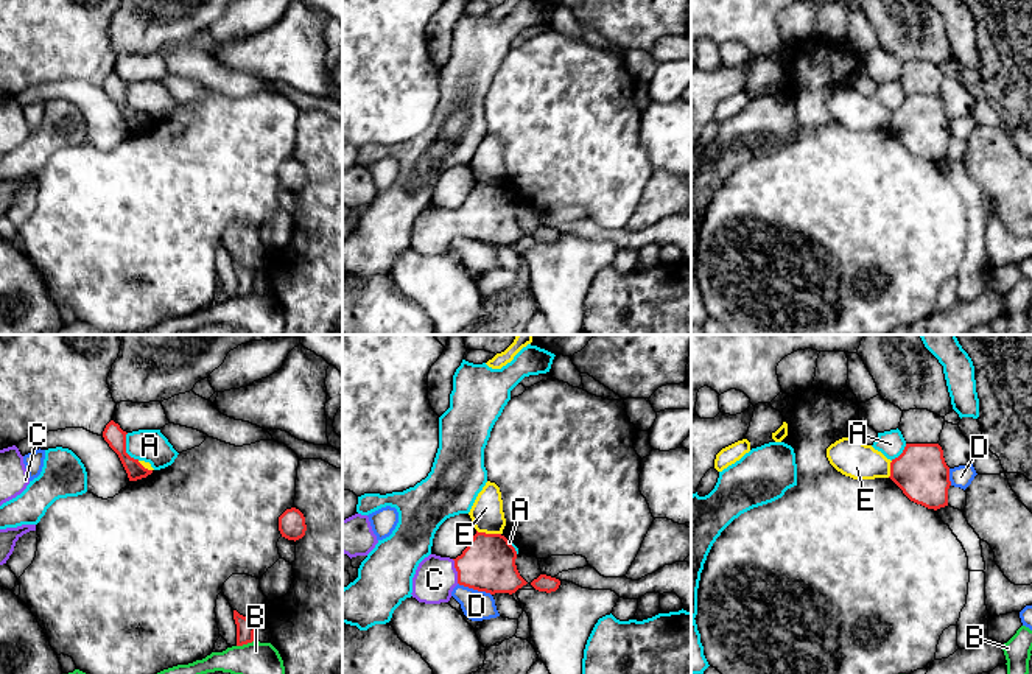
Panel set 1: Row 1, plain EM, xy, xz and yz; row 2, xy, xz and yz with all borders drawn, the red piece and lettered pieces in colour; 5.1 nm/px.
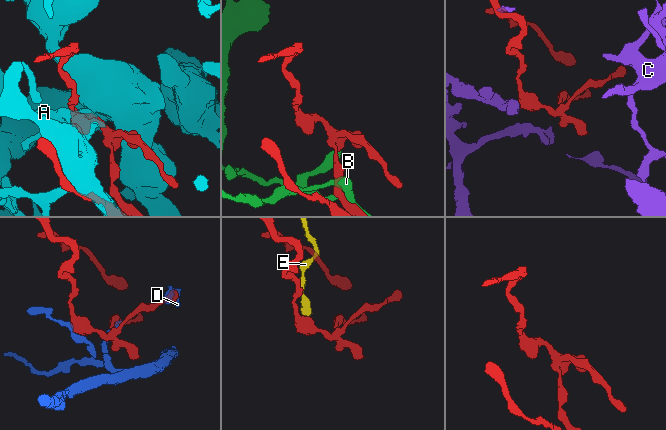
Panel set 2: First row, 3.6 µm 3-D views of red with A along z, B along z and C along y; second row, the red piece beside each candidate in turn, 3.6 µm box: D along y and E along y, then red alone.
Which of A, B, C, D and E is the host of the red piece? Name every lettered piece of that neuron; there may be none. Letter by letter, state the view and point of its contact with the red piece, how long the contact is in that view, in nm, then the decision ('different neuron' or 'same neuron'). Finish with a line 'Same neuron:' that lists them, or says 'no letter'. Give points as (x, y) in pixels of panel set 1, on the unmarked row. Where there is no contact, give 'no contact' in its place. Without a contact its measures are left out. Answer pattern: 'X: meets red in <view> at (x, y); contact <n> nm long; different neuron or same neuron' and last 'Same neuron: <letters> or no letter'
A: meets red in xy at (125, 100); contact 160 nm long; different neuron
B: meets red in xy at (245, 294); contact 90 nm long; different neuron
C: meets red in xz at (456, 221); contact 130 nm long; same neuron
D: meets red in xz at (475, 240); contact 190 nm long; different neuron
E: meets red in xz at (489, 186); contact 130 nm long; different neuron
Same neuron: C

